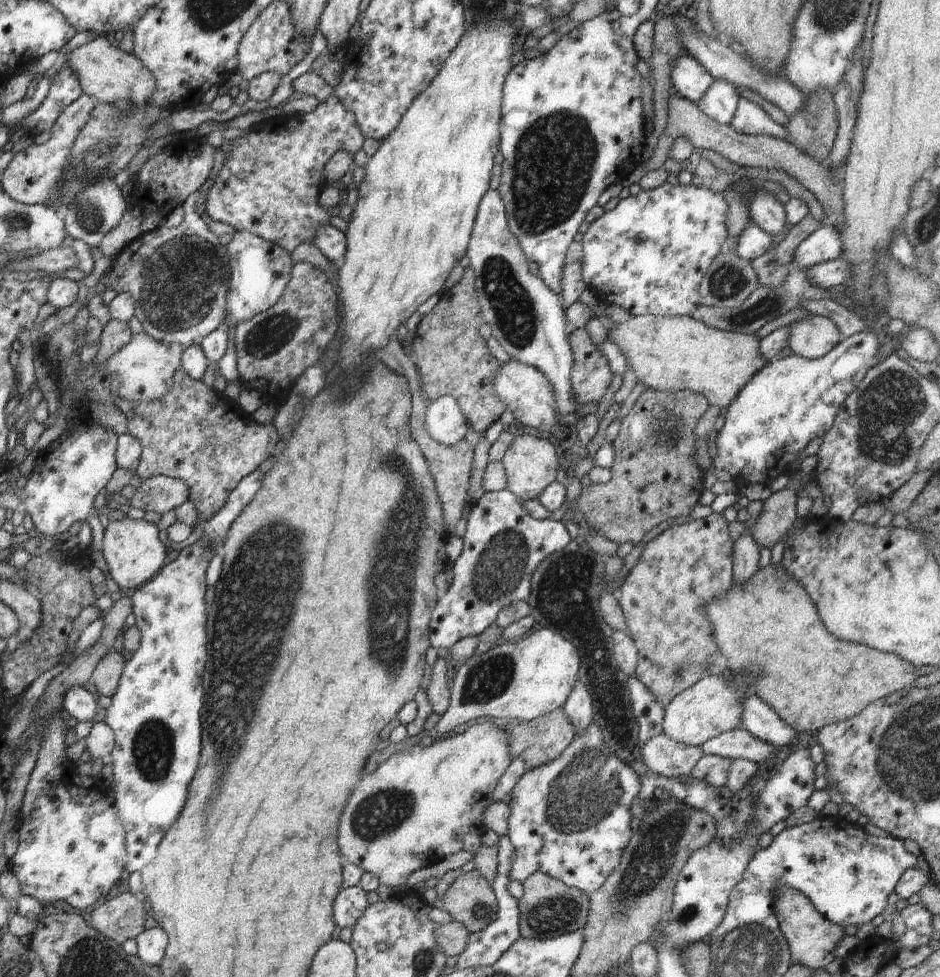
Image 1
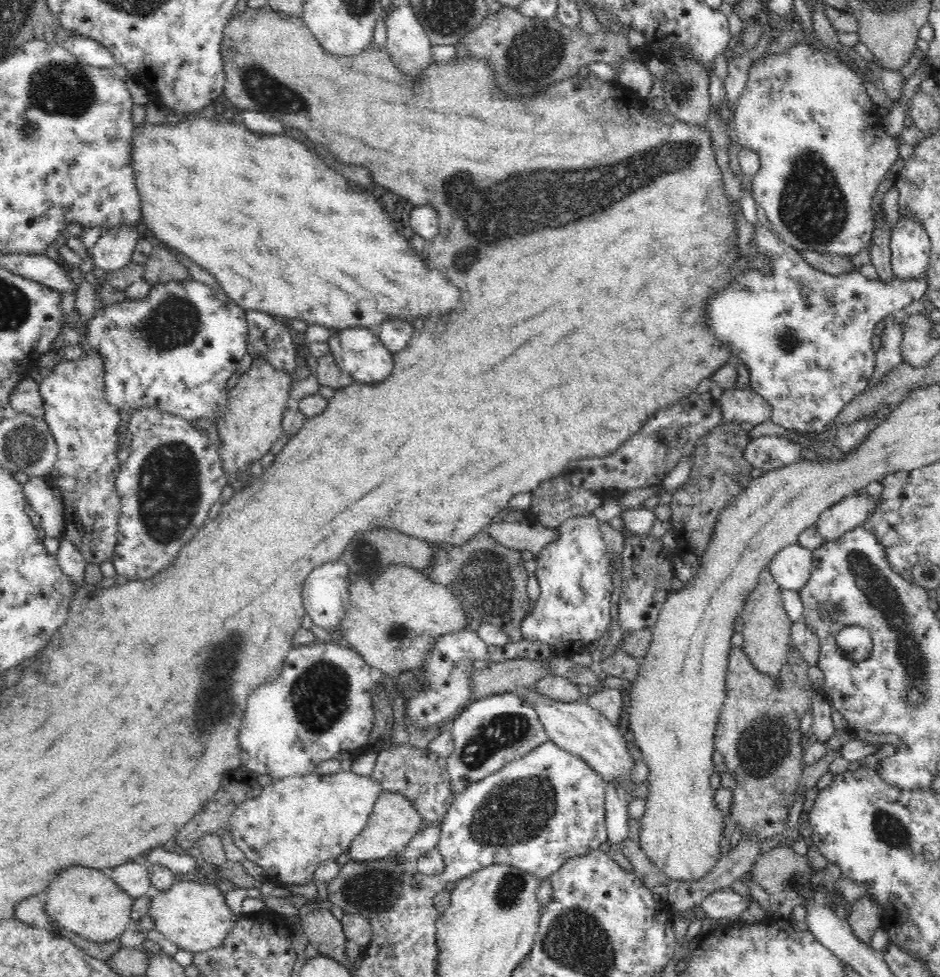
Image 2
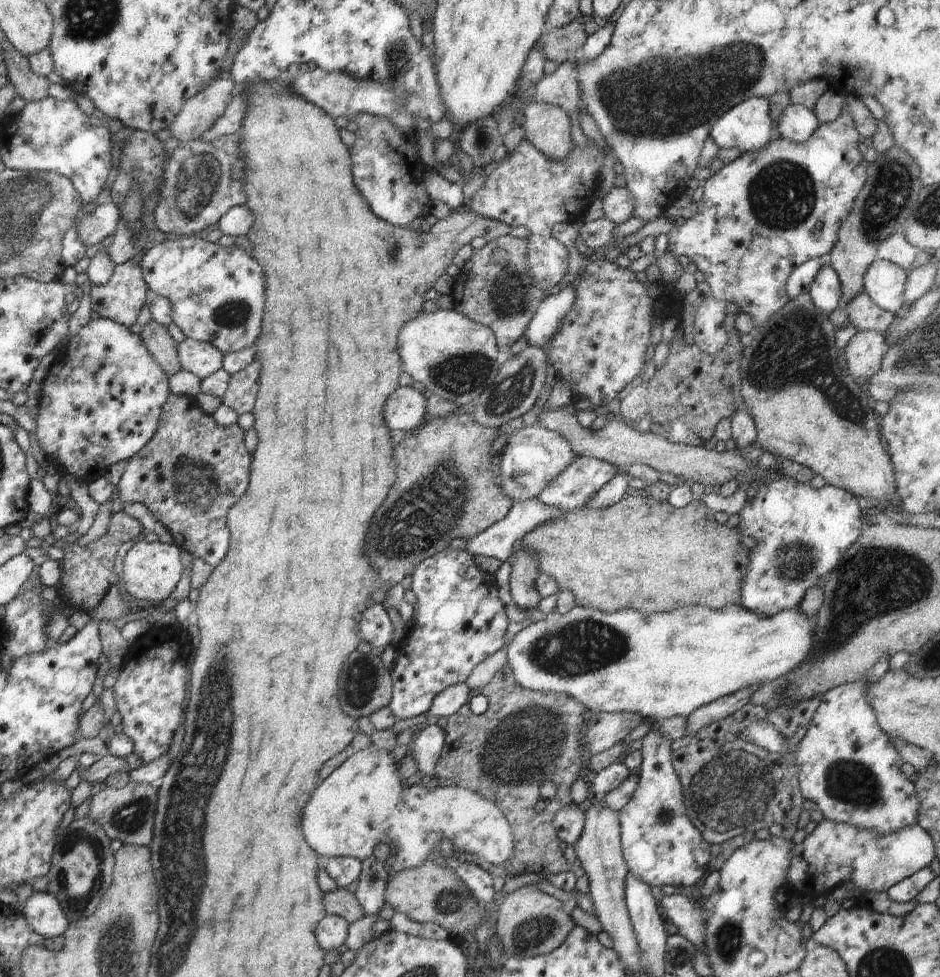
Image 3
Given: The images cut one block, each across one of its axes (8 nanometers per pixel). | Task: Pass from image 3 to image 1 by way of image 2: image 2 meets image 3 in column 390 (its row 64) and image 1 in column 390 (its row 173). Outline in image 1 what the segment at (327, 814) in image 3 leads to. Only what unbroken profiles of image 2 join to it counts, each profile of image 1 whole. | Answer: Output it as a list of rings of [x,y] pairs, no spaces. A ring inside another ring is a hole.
[[[491,720],[485,721],[484,724],[474,724],[470,726],[463,734],[452,734],[443,738],[437,739],[431,746],[423,747],[415,745],[406,748],[403,752],[395,753],[389,760],[386,760],[385,764],[382,764],[376,772],[364,776],[352,796],[348,798],[346,806],[344,806],[344,812],[342,812],[342,818],[340,818],[340,826],[338,826],[338,846],[340,846],[340,852],[352,862],[356,864],[358,868],[374,874],[381,885],[391,886],[396,892],[410,890],[408,887],[408,878],[416,870],[427,867],[428,865],[436,865],[436,863],[444,860],[446,856],[452,856],[461,850],[466,850],[472,853],[472,855],[478,853],[482,846],[481,837],[486,832],[486,827],[481,822],[481,817],[485,809],[494,802],[493,791],[498,784],[499,779],[506,772],[507,768],[511,764],[511,758],[509,754],[509,743],[505,733],[501,730],[500,722],[492,722]]]

